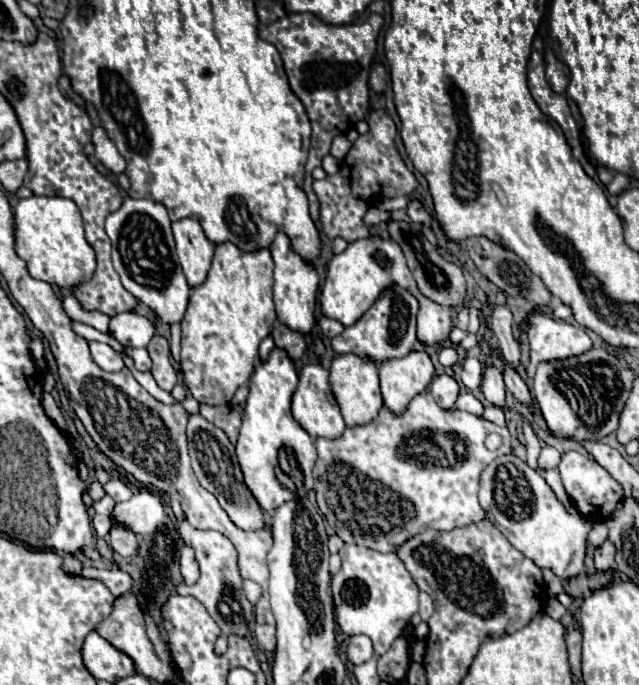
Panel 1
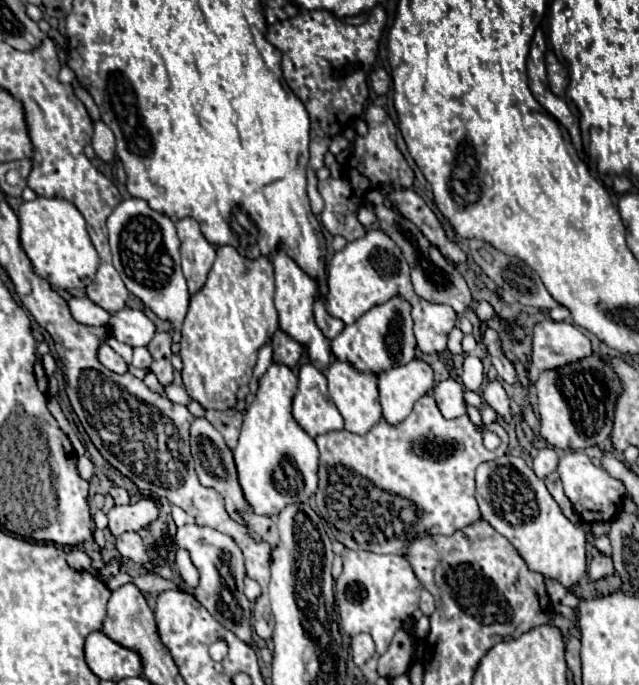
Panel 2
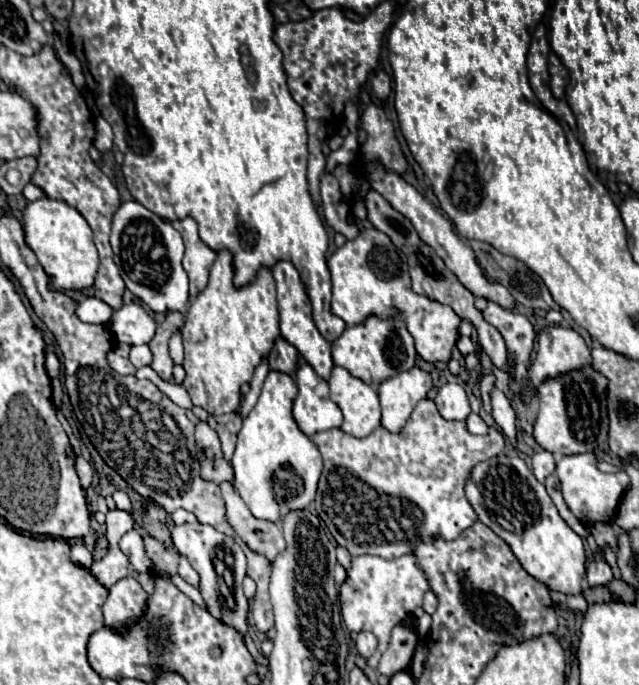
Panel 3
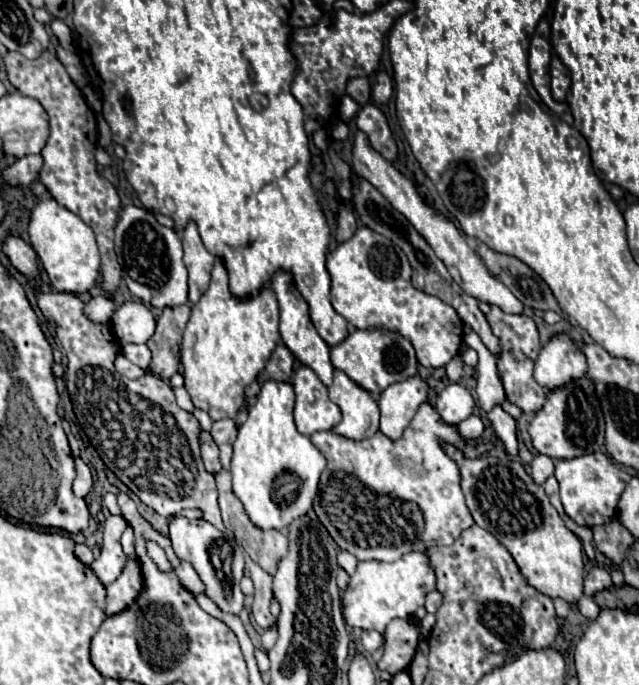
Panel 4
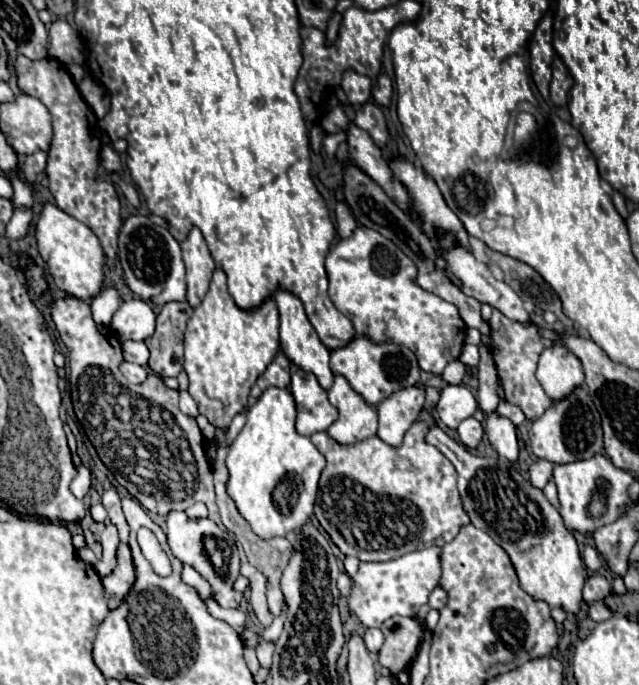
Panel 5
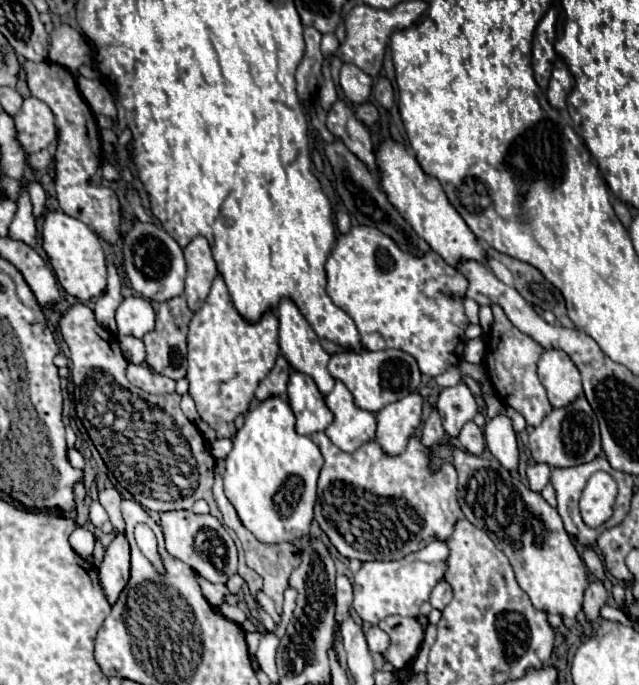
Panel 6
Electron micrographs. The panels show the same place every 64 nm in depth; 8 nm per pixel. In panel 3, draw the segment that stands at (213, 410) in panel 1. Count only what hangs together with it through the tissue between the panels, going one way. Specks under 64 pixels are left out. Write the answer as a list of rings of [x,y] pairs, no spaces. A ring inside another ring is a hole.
[[[230,412],[230,414],[220,414],[220,416],[208,416],[208,424],[218,432],[224,456],[230,460],[234,446],[236,446],[236,436],[242,428],[242,416],[240,412]]]

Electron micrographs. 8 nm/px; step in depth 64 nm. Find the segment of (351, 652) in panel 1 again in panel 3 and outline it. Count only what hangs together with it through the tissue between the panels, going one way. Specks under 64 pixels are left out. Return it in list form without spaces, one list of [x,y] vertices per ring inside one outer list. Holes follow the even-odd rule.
[[[360,632],[360,634],[356,636],[354,644],[356,644],[358,654],[360,654],[364,660],[368,660],[368,658],[374,654],[378,642],[376,642],[376,636],[372,636],[372,632]]]

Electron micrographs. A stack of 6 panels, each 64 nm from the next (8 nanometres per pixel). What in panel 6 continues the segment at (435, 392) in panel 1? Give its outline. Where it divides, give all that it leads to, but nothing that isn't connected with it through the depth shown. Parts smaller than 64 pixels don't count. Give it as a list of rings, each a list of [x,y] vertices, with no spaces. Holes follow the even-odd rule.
[[[458,384],[452,388],[444,388],[440,392],[436,410],[438,410],[444,430],[446,430],[446,442],[450,442],[452,438],[456,438],[460,434],[460,428],[468,420],[474,420],[474,416],[478,412],[478,404],[474,402],[474,396],[468,390],[468,386]]]

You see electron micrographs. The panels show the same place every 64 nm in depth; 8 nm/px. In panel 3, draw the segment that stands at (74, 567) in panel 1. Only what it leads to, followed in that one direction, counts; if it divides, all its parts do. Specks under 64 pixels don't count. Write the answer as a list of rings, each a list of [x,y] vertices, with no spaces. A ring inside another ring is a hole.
[[[74,544],[72,550],[70,550],[70,558],[72,558],[74,564],[80,564],[84,568],[92,566],[92,554],[86,550],[84,544]]]

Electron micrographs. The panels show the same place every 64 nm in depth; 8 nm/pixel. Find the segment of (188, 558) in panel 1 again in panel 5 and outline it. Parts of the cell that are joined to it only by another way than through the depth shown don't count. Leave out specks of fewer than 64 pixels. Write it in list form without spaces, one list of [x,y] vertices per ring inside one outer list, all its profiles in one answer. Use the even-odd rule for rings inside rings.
[[[188,564],[186,566],[182,566],[182,580],[188,584],[188,586],[196,586],[198,590],[198,594],[200,594],[200,598],[202,598],[202,576],[194,570],[194,568],[190,568]]]

